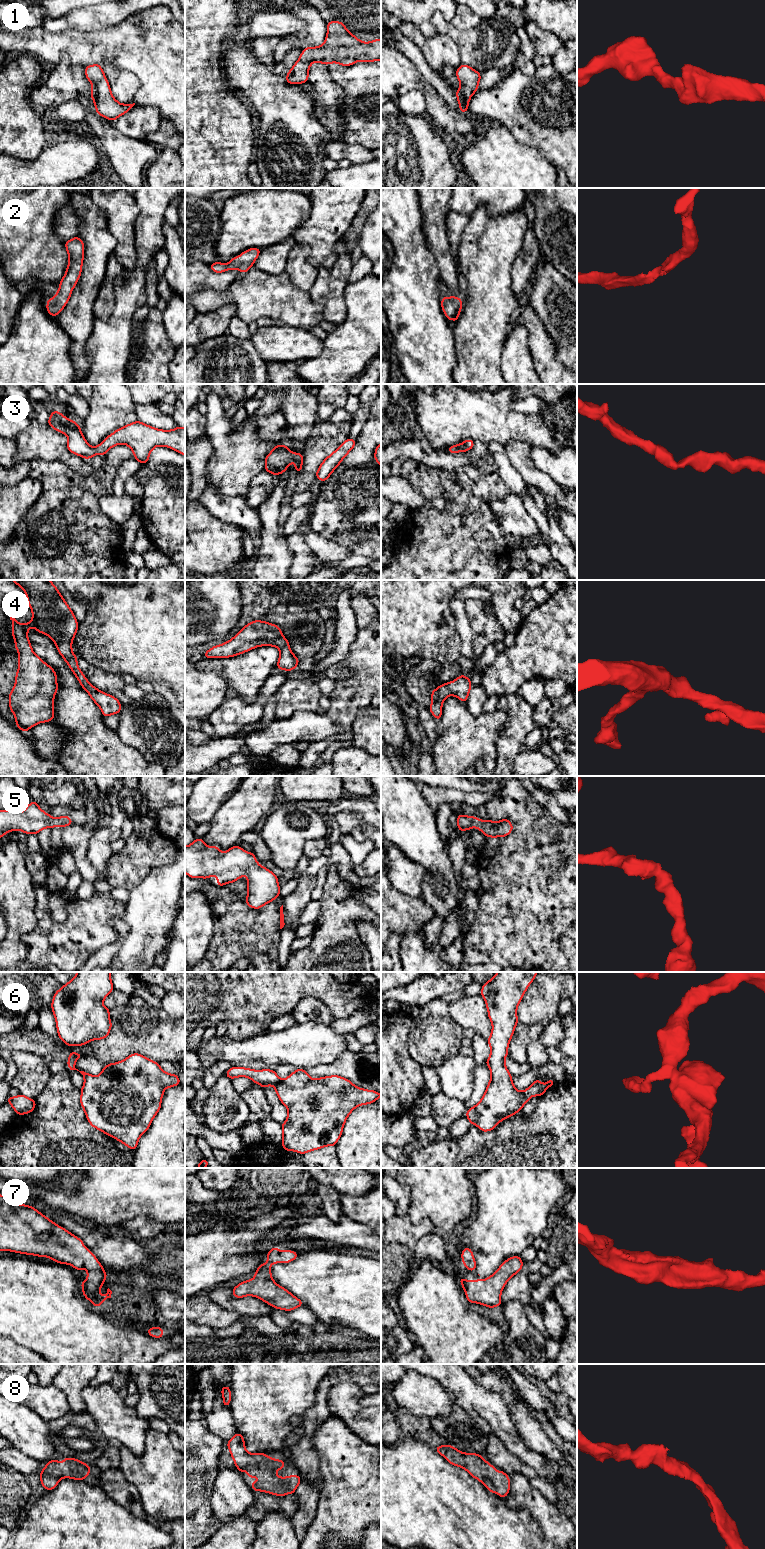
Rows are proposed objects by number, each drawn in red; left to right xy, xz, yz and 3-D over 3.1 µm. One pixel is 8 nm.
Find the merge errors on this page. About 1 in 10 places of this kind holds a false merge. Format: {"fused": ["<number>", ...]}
{"fused": []}

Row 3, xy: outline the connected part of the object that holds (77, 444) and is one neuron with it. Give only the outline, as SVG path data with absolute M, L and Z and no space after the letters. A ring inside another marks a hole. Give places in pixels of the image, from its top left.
M52 411L47 424L68 437L69 452L87 460L96 454L106 455L110 448L118 444L127 445L133 451L134 458L142 464L148 463L151 451L157 446L171 448L185 456L185 427L161 430L137 420L117 429L102 443L92 447L82 434L80 425L66 418L61 412Z

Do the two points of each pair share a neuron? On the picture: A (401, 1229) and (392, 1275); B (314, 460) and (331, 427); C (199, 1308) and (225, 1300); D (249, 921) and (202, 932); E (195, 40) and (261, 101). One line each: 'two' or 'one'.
A: one
B: one
C: two
D: two
E: two

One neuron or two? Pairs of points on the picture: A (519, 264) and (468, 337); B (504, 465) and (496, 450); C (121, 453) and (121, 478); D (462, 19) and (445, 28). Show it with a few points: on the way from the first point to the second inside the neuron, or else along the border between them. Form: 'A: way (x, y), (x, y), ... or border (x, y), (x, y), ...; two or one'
A: border (520, 252), (511, 271), (513, 293); two
B: way (503, 461), (499, 454); one
C: border (133, 457), (126, 458), (119, 465), (112, 485); two
D: border (450, 22), (463, 30), (475, 28); two

